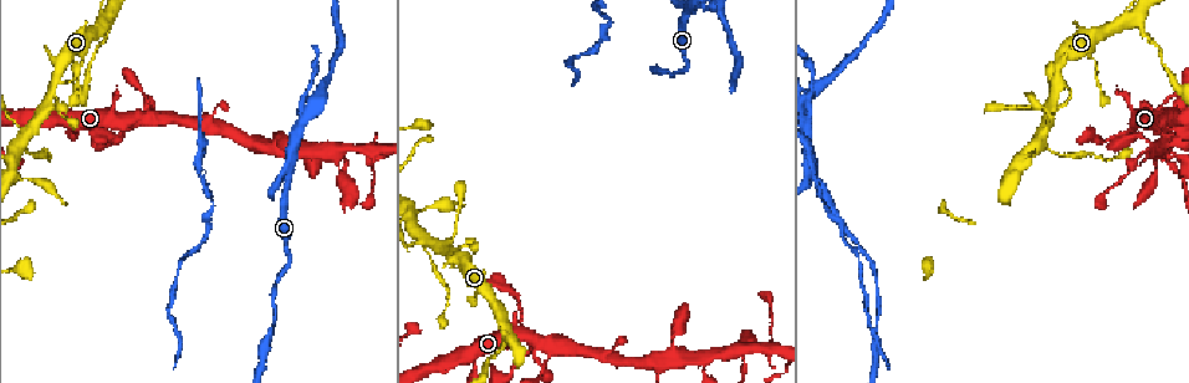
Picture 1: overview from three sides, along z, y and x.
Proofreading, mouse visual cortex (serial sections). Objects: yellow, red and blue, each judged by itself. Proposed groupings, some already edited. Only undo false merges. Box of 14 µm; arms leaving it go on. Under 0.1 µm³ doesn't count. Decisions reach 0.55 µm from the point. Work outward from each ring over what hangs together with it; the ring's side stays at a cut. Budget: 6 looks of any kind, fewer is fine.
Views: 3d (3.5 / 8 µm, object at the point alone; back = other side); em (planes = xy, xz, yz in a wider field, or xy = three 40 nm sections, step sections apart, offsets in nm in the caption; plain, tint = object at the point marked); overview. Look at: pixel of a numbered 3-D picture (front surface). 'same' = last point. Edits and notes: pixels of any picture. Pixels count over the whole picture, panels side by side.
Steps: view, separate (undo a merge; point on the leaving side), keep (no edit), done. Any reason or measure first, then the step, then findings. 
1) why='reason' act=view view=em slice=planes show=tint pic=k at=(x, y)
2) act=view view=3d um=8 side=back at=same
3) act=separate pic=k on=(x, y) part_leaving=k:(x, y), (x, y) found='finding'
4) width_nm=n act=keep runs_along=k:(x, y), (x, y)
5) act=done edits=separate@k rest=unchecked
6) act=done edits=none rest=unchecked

why='side arm on a straight run' act=view view=3d um=3.5 pic=1 at=(687, 9)

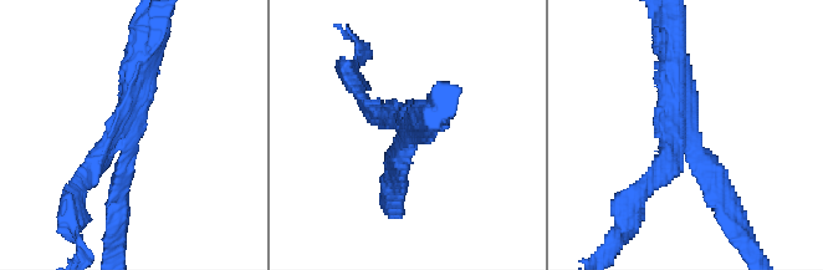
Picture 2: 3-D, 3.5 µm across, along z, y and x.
arms=3 arm_widths_nm=200,250,250 why='shape alone is not enough' act=view view=em slice=xy step=3 show=tint pic=2 at=(411, 135)

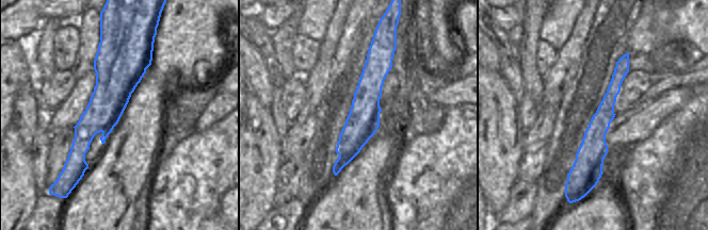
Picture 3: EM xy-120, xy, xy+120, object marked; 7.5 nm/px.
act=separate pic=2 on=(95, 168) border=3:(128, 34), (117, 91), (130, 94) found='two cells meet here'

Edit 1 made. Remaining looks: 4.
why='sharp bend' act=view view=3d um=3.5 pic=1 at=(138, 118)

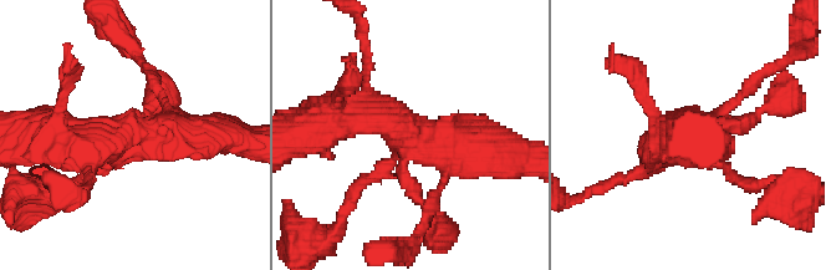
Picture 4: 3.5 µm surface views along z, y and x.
why='now the EM' act=view view=em slice=xy step=3 show=tint pic=4 at=(409, 141)

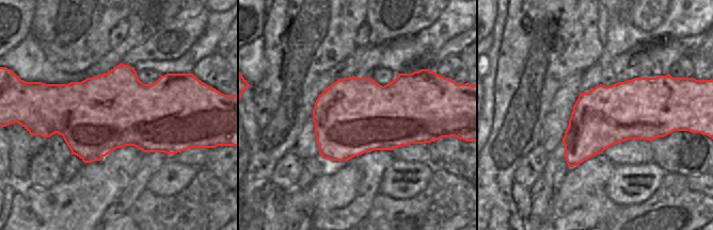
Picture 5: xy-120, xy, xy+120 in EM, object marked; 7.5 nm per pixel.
act=keep runs_along=4:(334, 115), (494, 152) found='all the same cell'

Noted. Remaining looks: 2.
why='side arm on a straight run' act=view view=3d um=3.5 pic=1 at=(422, 235)

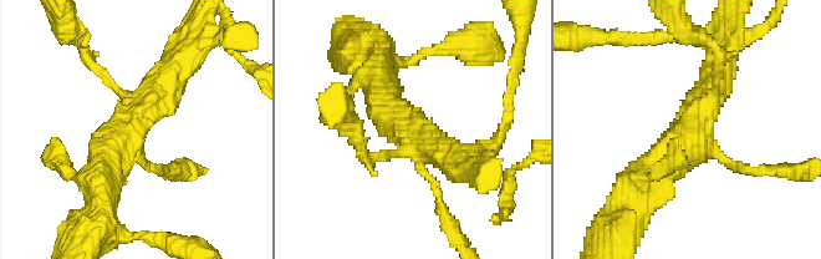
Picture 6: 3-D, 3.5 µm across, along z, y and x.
act=view view=em slice=xy step=5 show=tint pic=6 at=(410, 130)

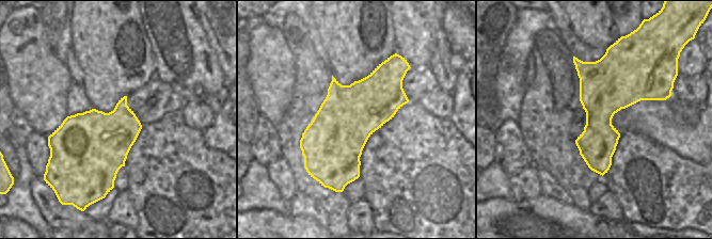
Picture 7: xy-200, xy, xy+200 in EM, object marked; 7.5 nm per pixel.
act=keep runs_along=6:(183, 64), (121, 132), (102, 191) found='one cell here'

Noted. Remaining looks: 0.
act=done edits=separate@2 rest=unchecked

